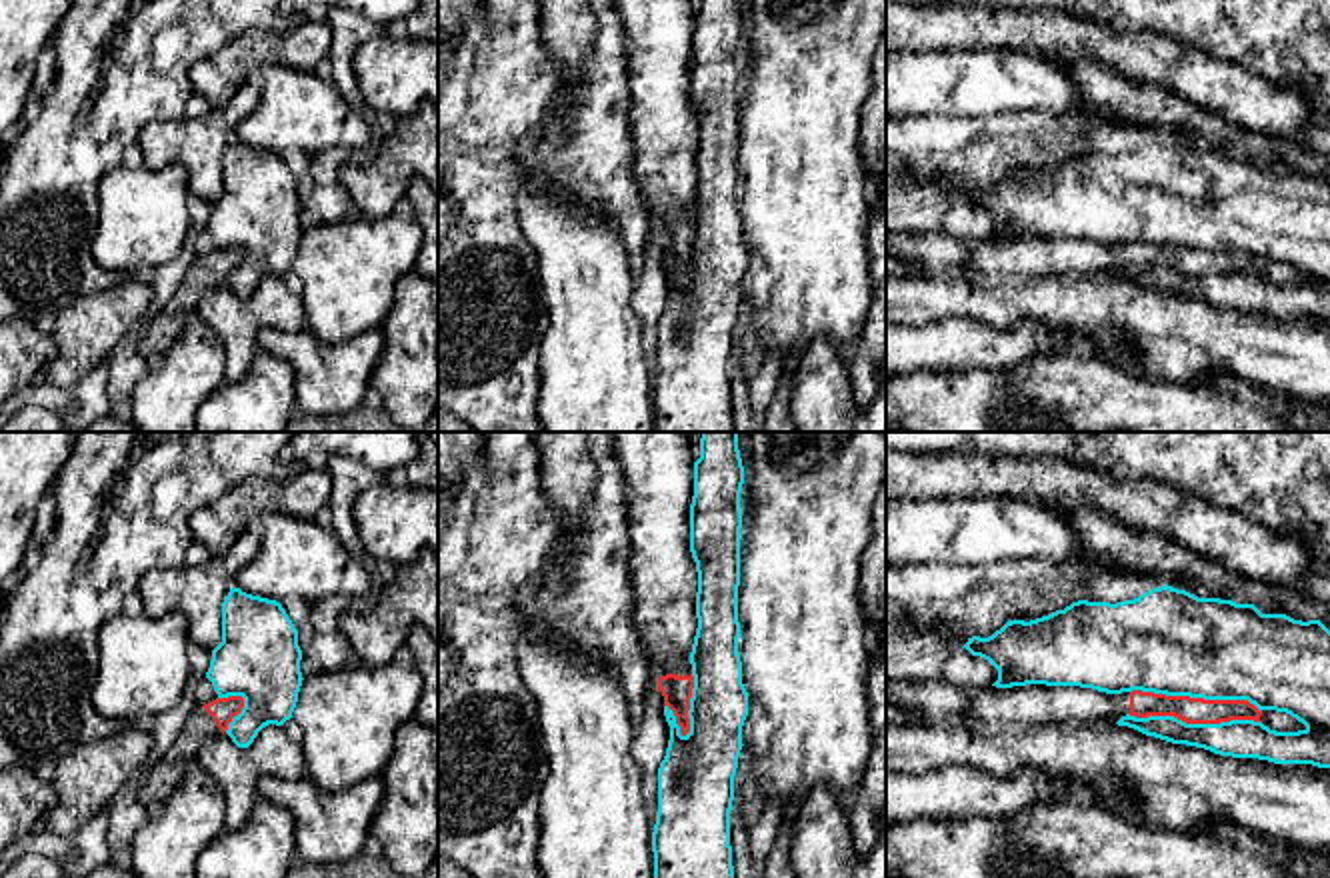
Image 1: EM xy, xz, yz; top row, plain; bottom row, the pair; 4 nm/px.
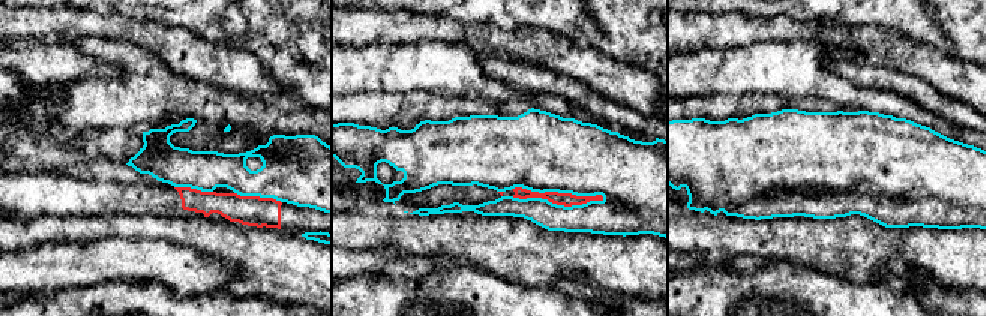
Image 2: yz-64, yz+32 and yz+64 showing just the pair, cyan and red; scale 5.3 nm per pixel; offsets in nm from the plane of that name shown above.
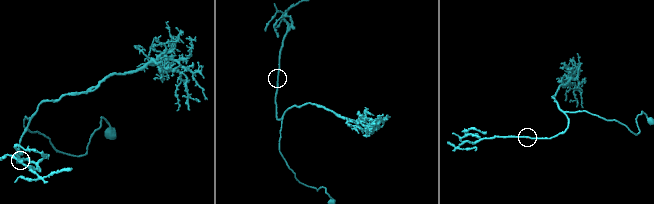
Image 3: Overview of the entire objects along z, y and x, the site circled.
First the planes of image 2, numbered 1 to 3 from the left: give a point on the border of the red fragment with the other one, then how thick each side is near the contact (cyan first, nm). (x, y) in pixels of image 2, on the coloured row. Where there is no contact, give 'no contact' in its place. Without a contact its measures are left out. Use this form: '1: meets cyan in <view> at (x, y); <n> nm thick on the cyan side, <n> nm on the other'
1: meets cyan in yz-64 at (258, 195); 360 nm thick on the cyan side, 160 nm on the other
2: meets cyan in yz+32 at (559, 192); 440 nm thick on the cyan side, 80 nm on the other
3: no contact

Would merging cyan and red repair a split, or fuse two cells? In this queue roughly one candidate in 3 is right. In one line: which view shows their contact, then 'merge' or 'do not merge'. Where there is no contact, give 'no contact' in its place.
yz | do not merge

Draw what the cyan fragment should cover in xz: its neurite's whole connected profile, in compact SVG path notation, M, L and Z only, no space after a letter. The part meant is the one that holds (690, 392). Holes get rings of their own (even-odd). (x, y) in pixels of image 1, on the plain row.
M700 0L690 56L698 124L690 284L682 288L664 258L670 292L658 320L654 432L736 432L730 362L748 268L738 206L742 36L738 0Z

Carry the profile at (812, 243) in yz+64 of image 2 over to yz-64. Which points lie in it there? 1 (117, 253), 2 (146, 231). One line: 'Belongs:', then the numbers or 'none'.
Belongs: 2

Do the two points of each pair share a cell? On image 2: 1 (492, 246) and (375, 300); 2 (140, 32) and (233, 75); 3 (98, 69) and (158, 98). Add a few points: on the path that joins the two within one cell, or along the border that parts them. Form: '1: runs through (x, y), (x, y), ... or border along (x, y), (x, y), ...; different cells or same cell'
1: border along (446, 258), (470, 262), (491, 274); different cells
2: runs through (162, 41), (210, 63); same cell
3: border along (122, 72), (116, 77), (89, 77), (80, 81); different cells

